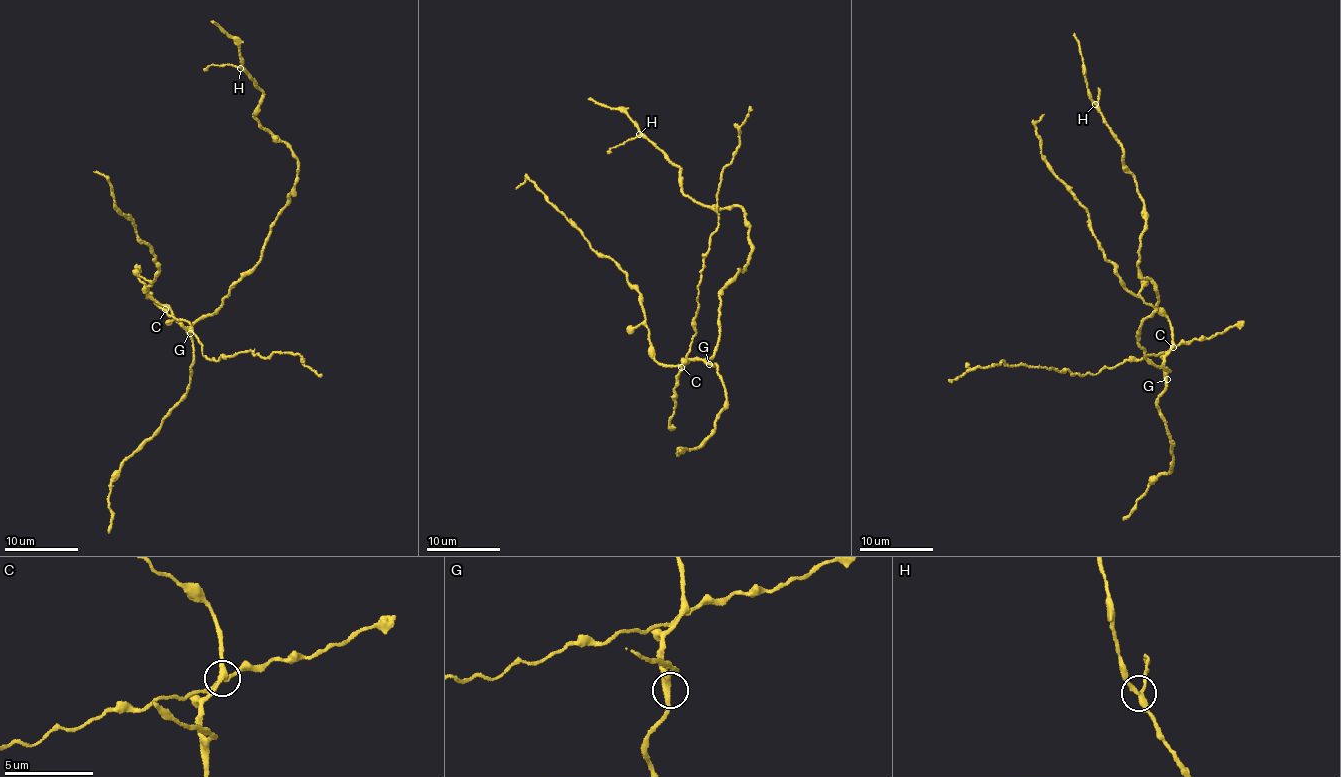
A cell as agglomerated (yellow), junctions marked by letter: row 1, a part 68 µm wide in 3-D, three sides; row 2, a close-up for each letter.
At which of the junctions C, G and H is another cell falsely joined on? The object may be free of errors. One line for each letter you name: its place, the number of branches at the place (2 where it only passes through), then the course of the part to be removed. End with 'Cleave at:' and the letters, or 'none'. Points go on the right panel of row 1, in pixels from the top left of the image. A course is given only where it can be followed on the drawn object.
C: at (1173, 347); 3 branches meet; foreign part runs (1173, 346), (1160, 353), (1124, 361), (1096, 374), (1010, 365), (1002, 361), (987, 367), (972, 367), (949, 379)
Cleave at: C

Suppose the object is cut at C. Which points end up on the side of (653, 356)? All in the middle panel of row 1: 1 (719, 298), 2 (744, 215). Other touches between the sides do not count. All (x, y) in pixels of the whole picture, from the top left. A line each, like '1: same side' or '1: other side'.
1: same side
2: same side

